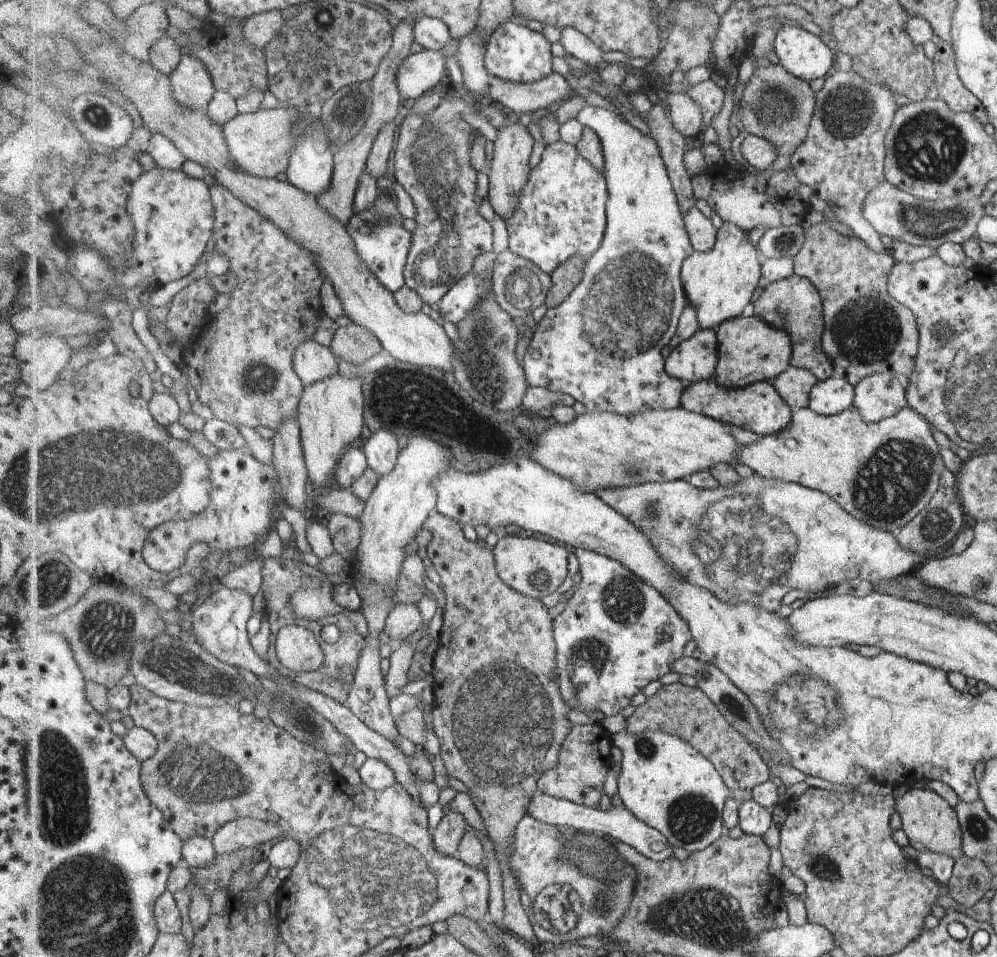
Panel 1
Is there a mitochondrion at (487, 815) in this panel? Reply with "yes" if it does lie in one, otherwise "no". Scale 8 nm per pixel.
no

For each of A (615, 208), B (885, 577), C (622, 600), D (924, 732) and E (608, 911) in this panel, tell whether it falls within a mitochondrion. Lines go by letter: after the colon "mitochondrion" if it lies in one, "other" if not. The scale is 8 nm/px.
A: other
B: other
C: mitochondrion
D: other
E: mitochondrion

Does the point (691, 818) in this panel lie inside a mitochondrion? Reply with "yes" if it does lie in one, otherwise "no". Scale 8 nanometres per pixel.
yes

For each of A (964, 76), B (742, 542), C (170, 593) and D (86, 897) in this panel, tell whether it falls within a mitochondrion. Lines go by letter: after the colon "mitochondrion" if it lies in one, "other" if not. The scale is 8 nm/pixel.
A: other
B: mitochondrion
C: other
D: mitochondrion

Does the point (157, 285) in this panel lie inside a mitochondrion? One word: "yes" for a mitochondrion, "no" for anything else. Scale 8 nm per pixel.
no

